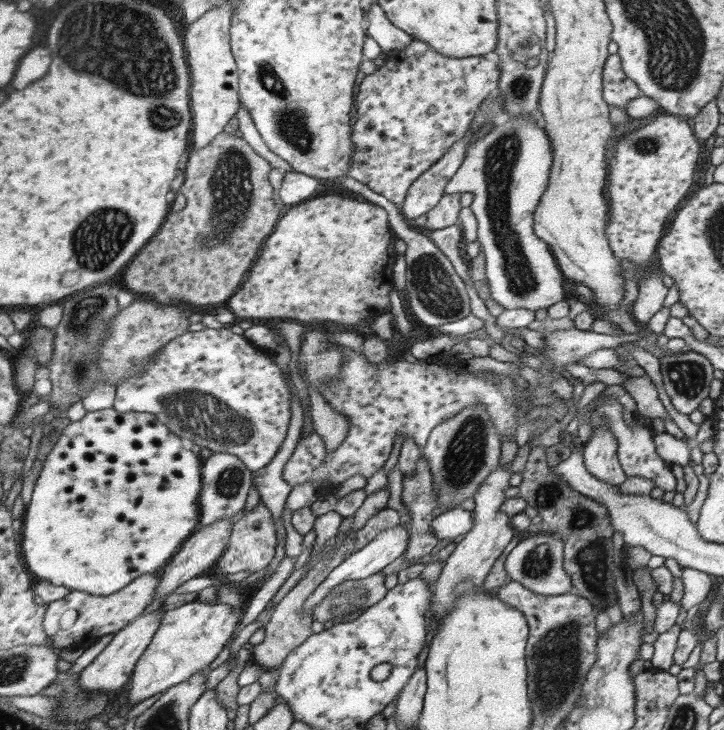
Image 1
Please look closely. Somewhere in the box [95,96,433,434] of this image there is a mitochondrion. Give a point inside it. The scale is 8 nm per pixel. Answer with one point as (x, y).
(231, 191)

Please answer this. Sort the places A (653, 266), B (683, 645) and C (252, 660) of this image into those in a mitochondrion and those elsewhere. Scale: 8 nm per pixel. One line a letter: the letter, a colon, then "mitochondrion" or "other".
A: other
B: other
C: other

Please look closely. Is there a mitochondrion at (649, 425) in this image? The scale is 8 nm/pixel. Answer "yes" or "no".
no

